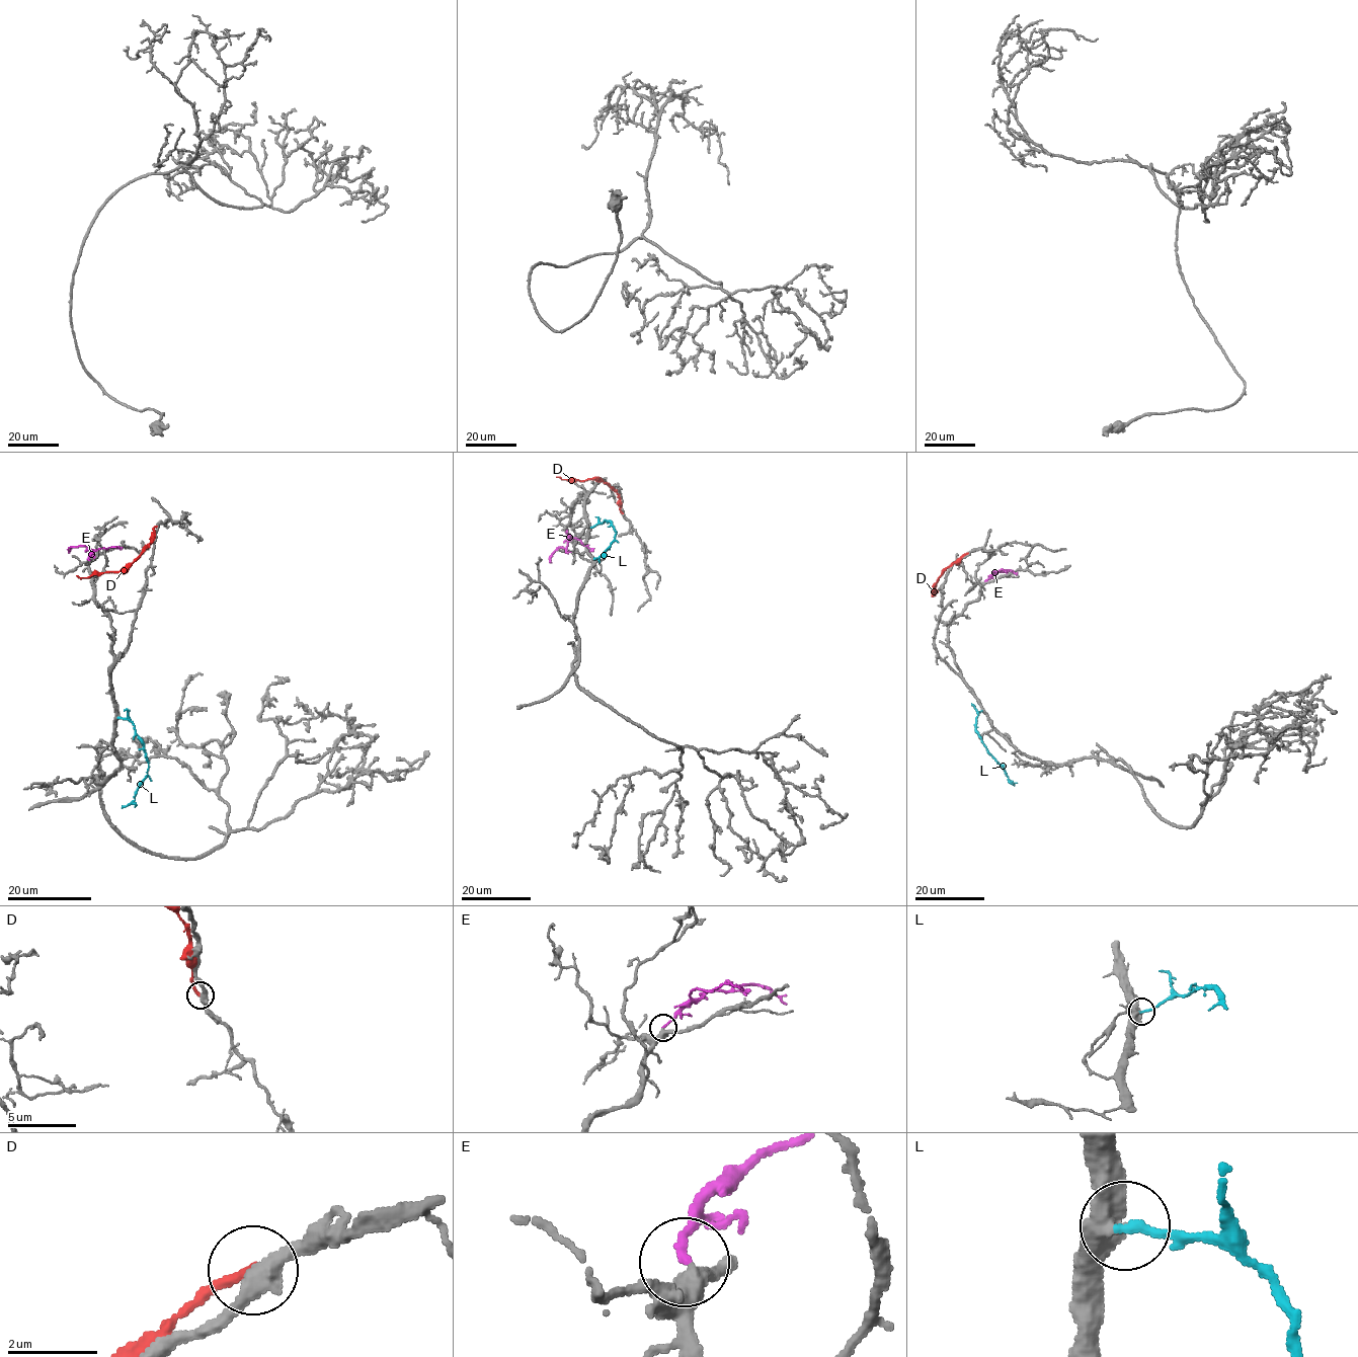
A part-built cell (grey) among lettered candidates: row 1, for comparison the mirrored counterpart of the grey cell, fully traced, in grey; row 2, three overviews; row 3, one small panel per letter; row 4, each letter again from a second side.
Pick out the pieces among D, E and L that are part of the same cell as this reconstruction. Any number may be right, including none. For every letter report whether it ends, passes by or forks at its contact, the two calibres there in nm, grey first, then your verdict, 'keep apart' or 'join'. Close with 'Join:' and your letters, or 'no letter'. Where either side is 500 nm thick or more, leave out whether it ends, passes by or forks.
D: it ends | 380/240 nm | keep apart
E: it ends | 380/160 nm | join
L: it ends | 280/180 nm | join
Join: E, L

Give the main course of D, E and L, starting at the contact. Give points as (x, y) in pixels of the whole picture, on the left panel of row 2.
D: (156, 526), (152, 541), (118, 571), (97, 572), (87, 577), (76, 575)
E: (88, 560), (91, 551), (87, 547), (78, 545), (70, 549)
L: (118, 717), (130, 720), (135, 726), (148, 765), (147, 775), (135, 799), (122, 808)

